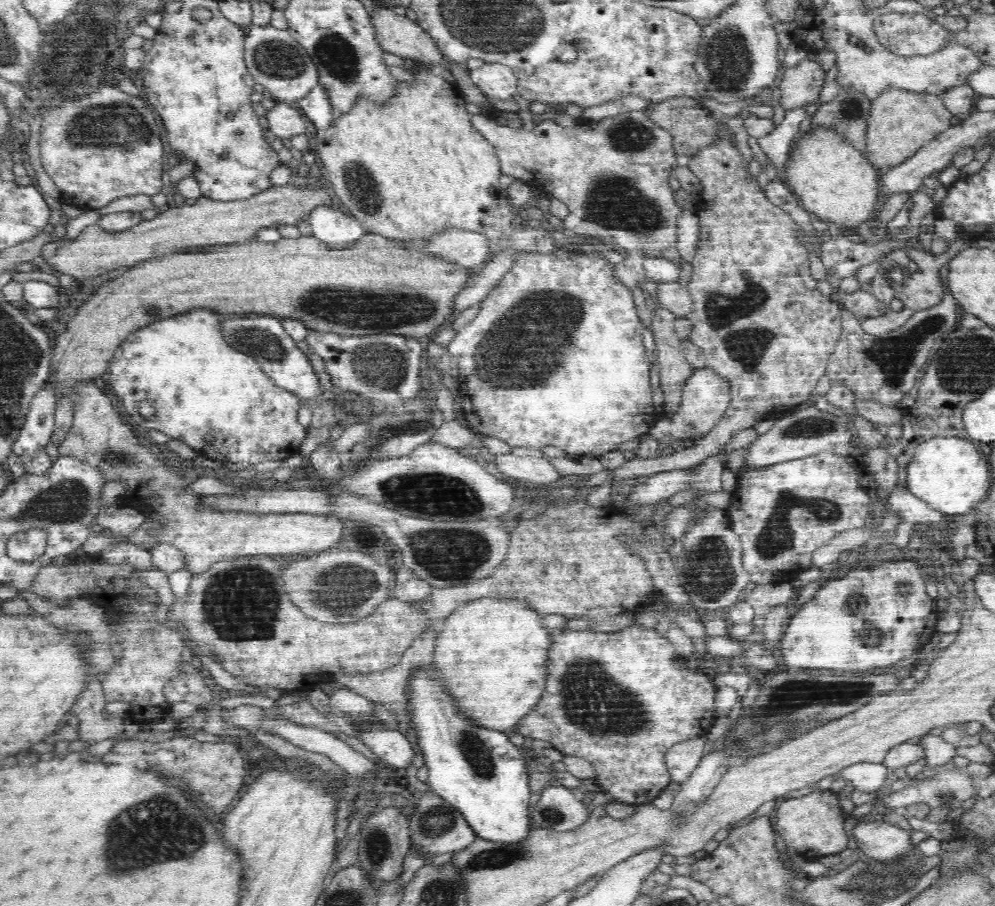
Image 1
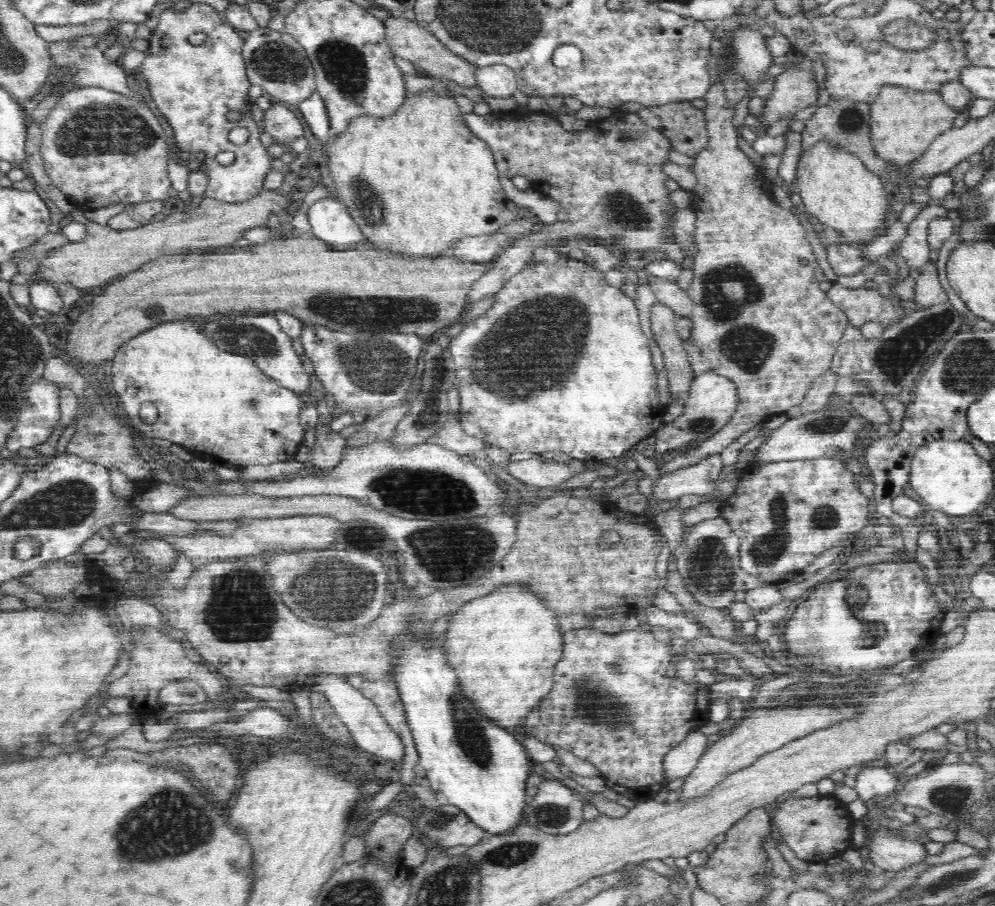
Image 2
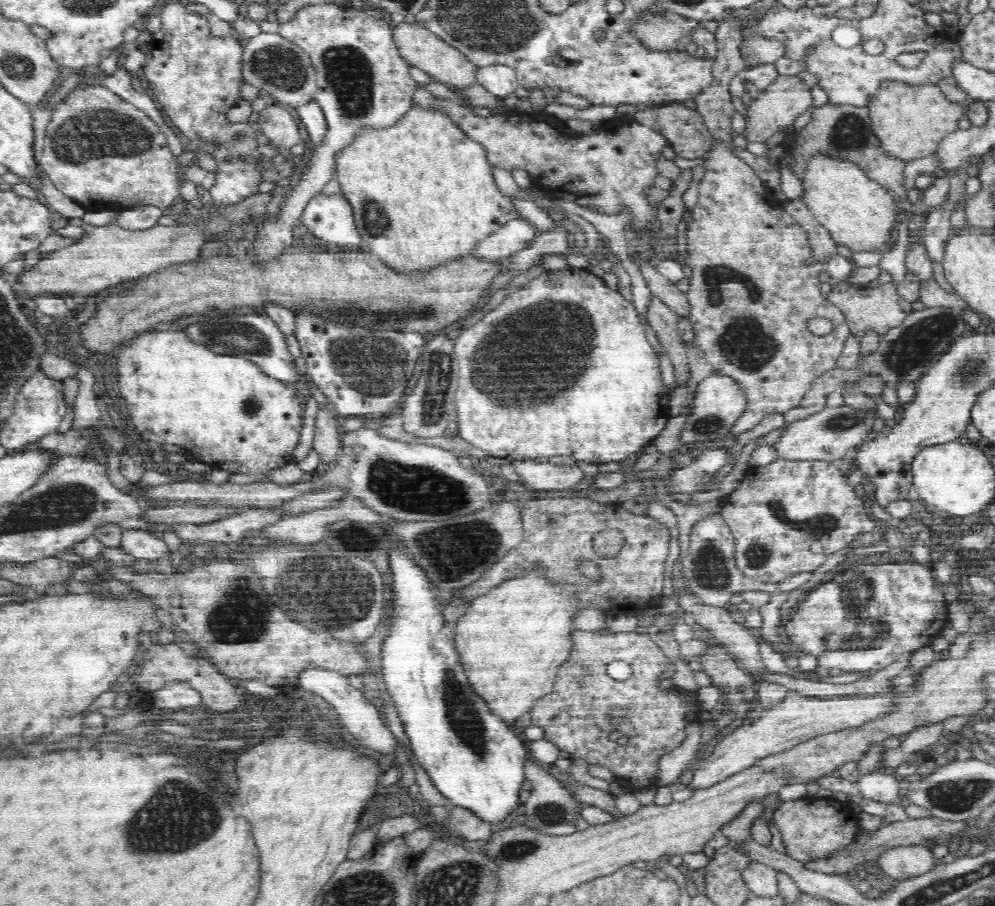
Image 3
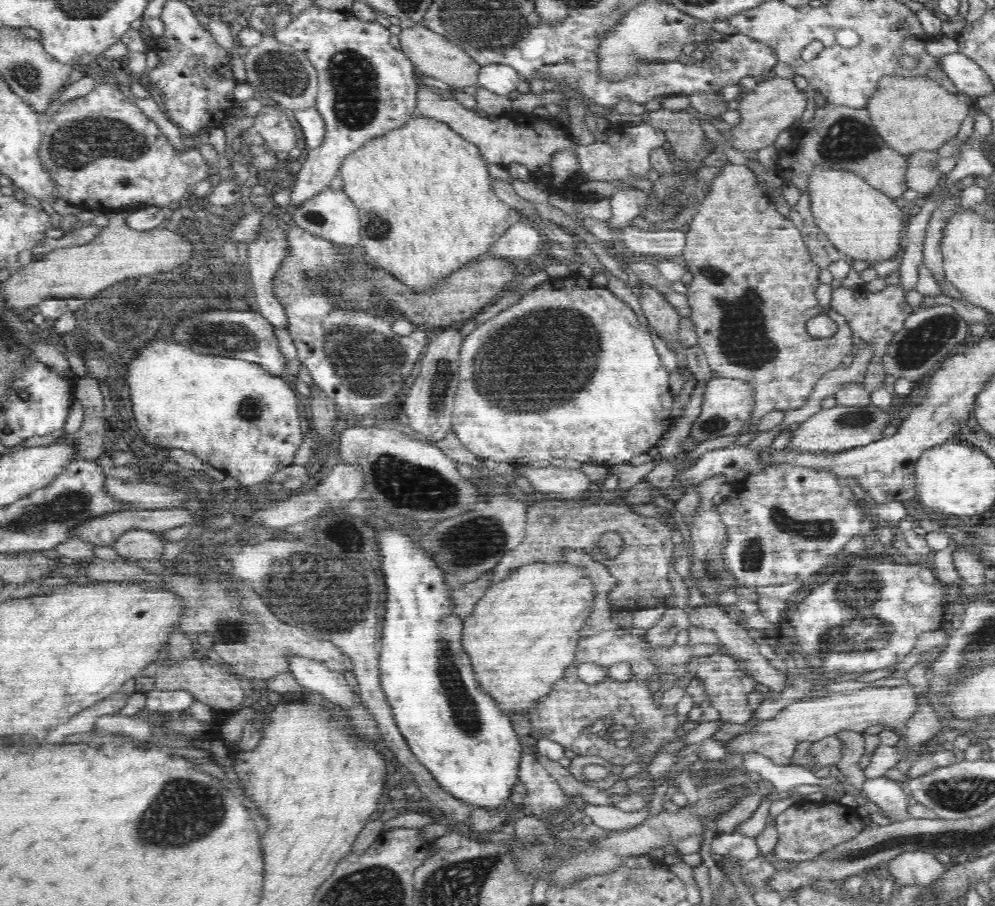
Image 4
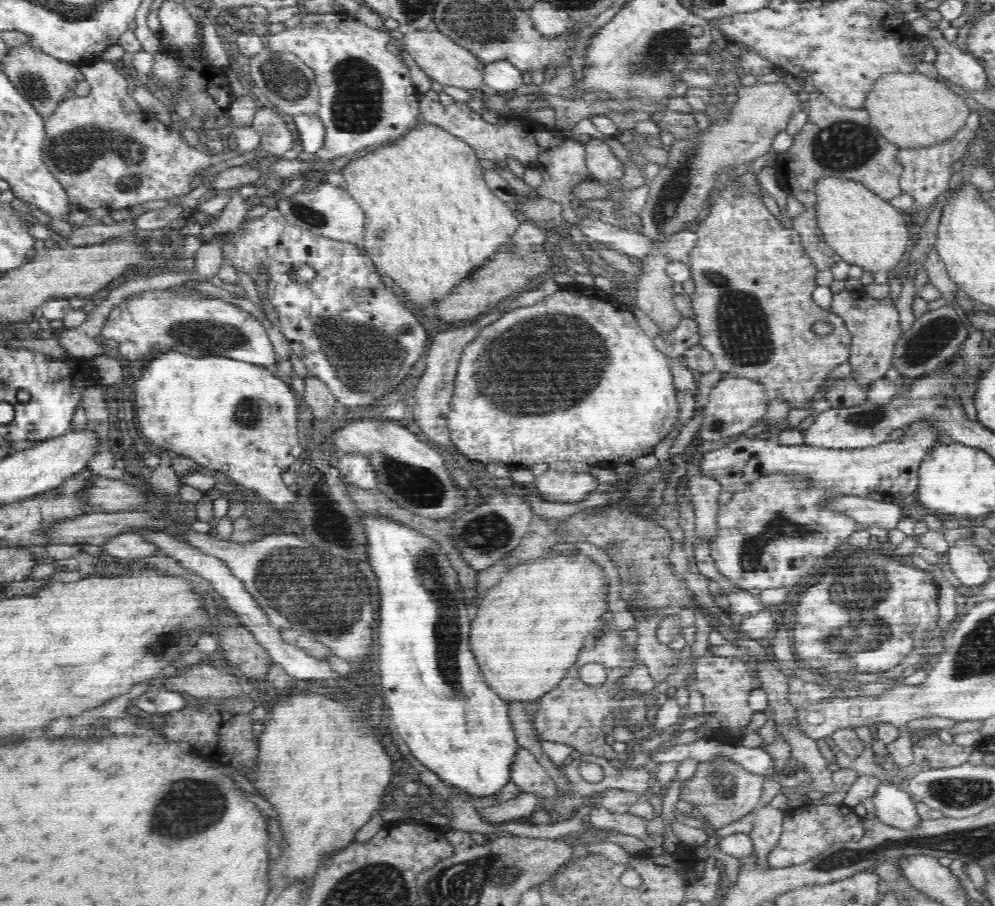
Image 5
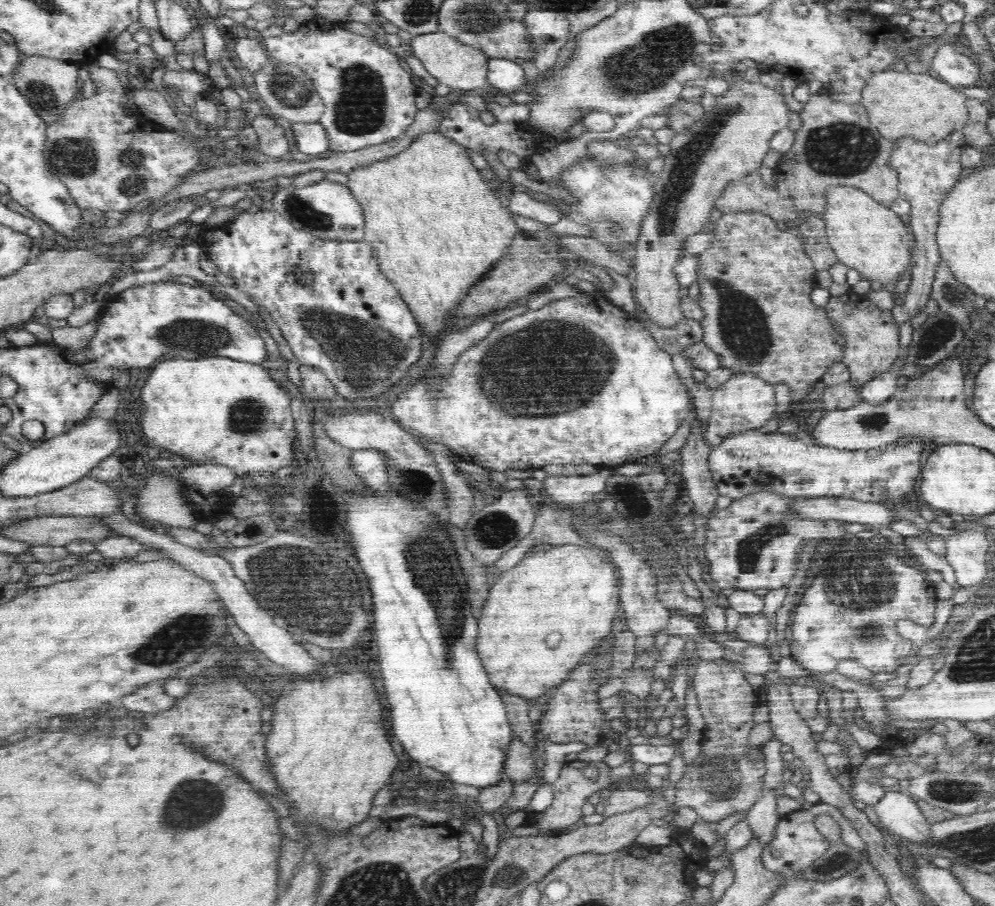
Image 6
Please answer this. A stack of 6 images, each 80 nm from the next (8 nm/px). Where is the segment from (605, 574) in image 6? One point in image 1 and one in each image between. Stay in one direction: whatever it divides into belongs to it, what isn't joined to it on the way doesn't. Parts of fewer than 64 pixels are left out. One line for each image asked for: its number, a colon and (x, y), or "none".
1: (488, 655)
2: (503, 646)
3: (511, 641)
4: (523, 634)
5: (527, 631)

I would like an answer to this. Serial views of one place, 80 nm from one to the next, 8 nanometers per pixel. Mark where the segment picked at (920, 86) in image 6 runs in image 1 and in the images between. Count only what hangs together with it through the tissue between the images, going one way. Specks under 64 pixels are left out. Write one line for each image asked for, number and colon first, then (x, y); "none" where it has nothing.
1: (901, 122)
2: (903, 122)
3: (909, 121)
4: (914, 114)
5: (910, 110)

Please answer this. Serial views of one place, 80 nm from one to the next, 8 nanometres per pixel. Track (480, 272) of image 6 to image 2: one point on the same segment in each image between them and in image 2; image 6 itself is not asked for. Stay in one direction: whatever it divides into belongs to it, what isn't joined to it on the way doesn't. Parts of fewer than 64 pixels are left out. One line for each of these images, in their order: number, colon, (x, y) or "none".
2: (416, 181)
3: (422, 191)
4: (426, 180)
5: (427, 181)

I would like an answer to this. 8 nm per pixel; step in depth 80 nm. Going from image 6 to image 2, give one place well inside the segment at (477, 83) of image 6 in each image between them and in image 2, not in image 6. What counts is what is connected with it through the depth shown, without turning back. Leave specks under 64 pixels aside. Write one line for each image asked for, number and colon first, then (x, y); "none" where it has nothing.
2: (407, 40)
3: (420, 48)
4: (433, 55)
5: (441, 59)

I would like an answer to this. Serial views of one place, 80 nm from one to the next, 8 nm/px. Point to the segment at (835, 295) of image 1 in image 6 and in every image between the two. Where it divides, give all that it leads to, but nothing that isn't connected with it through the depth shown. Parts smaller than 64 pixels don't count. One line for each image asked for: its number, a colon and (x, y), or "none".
2: (861, 305)
3: (878, 309)
4: (873, 318)
5: (874, 325)
6: (872, 343)

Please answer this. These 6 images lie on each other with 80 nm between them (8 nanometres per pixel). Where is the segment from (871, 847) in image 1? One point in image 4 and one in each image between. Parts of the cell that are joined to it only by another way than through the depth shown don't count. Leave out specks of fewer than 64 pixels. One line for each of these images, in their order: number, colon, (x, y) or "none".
2: (890, 854)
3: (901, 862)
4: (919, 868)

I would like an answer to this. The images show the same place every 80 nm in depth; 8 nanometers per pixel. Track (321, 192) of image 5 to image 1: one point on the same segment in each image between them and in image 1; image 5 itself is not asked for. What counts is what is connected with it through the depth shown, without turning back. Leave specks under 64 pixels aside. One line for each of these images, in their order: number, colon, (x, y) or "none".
1: (337, 229)
2: (330, 221)
3: (329, 218)
4: (331, 214)

